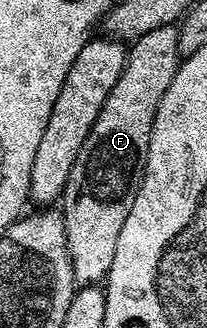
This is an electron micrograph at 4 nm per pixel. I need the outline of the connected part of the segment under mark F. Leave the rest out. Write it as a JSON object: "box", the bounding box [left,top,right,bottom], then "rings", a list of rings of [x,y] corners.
{"box":[61,25,179,286],"rings":[[[166,25],[130,42],[121,79],[113,83],[109,99],[105,99],[97,119],[93,119],[93,127],[89,127],[89,135],[85,135],[85,143],[81,143],[81,151],[77,151],[77,163],[69,171],[69,183],[65,183],[61,198],[65,239],[76,286],[99,285],[113,267],[117,238],[121,227],[125,227],[125,219],[129,219],[133,199],[143,181],[153,119],[161,95],[169,91],[169,83],[173,83],[173,75],[179,69],[178,38],[178,28]]]}

